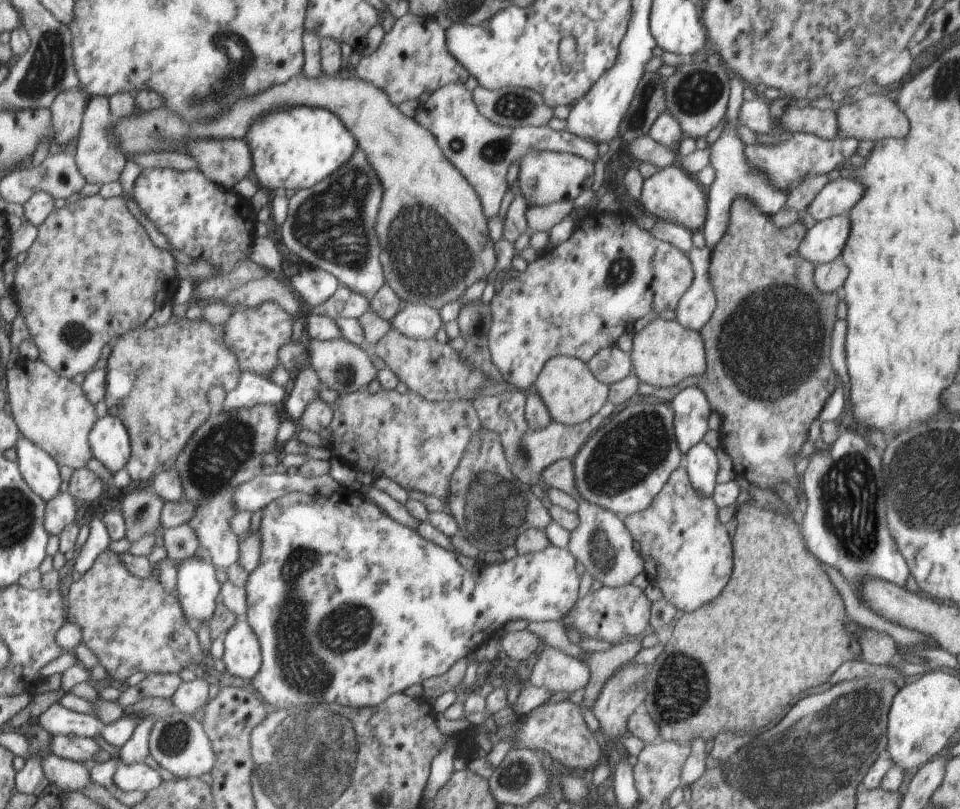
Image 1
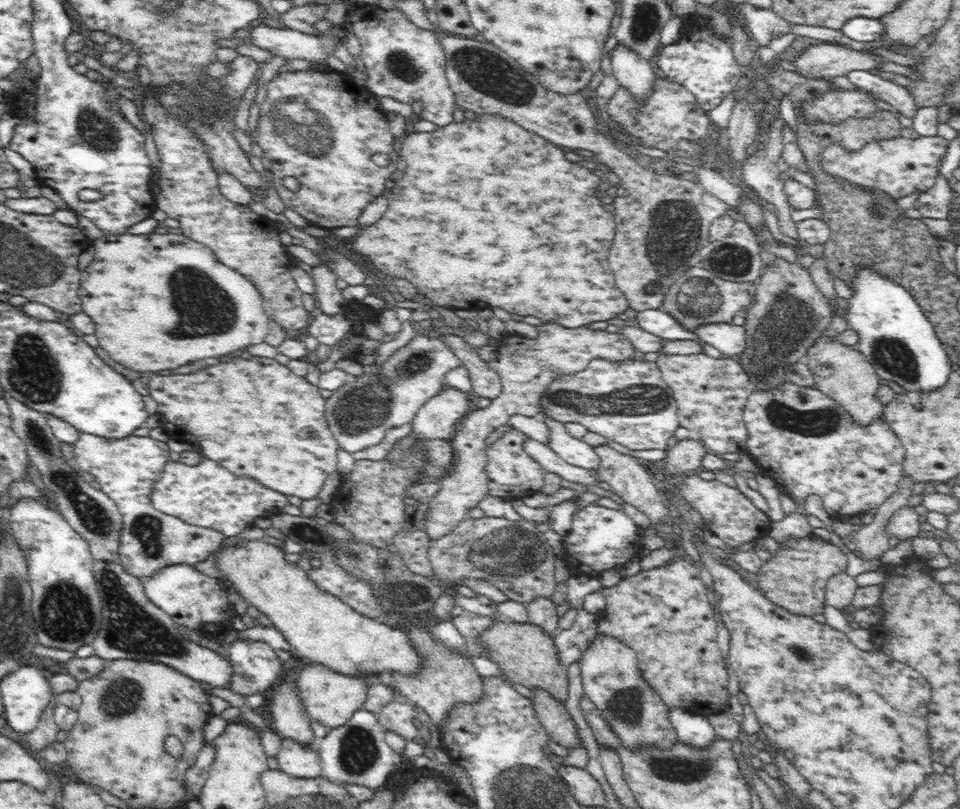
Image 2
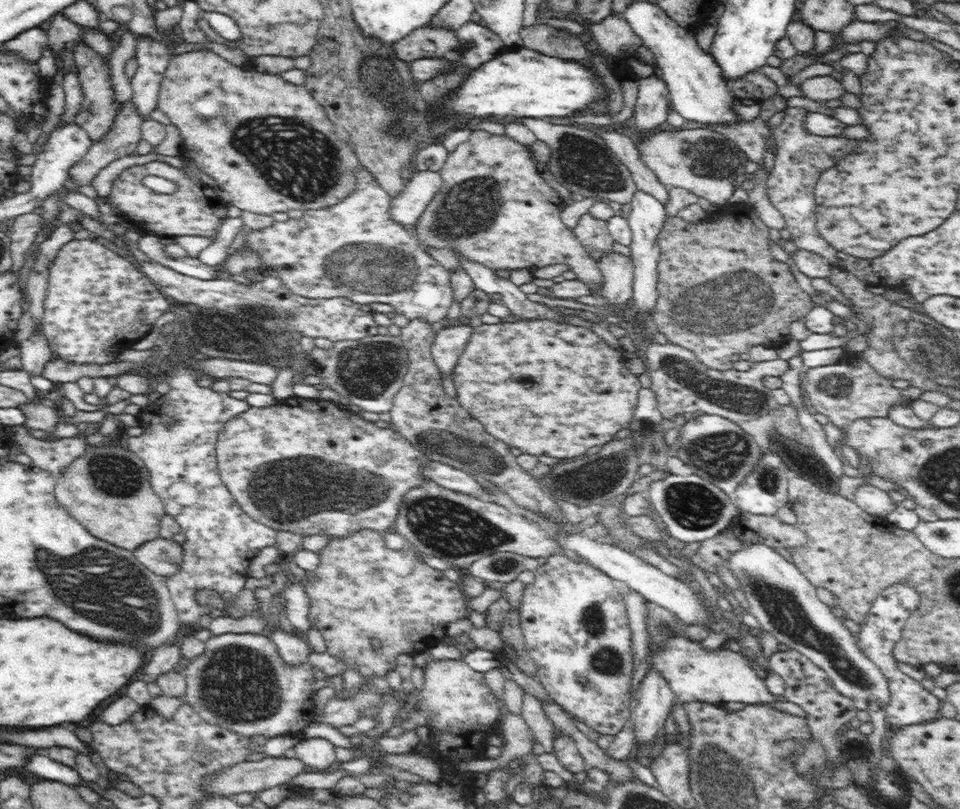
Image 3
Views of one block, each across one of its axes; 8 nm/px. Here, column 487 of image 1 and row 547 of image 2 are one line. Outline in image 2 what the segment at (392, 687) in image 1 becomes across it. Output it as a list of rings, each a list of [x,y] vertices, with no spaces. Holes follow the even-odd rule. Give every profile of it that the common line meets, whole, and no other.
[[[590,504],[573,514],[572,529],[563,538],[566,549],[563,556],[575,568],[583,568],[586,574],[598,575],[605,569],[640,559],[642,536],[642,529],[623,510]]]

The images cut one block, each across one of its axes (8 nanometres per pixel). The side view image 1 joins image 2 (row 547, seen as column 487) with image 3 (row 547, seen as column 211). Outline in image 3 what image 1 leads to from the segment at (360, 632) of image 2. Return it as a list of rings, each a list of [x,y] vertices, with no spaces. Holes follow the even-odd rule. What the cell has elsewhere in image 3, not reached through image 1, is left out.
[[[108,442],[102,445],[89,445],[82,456],[76,457],[55,479],[56,500],[80,524],[86,524],[86,530],[100,540],[106,540],[117,548],[134,551],[146,542],[159,537],[161,520],[165,515],[165,506],[150,483],[150,471],[142,459],[130,451],[124,443]]]

